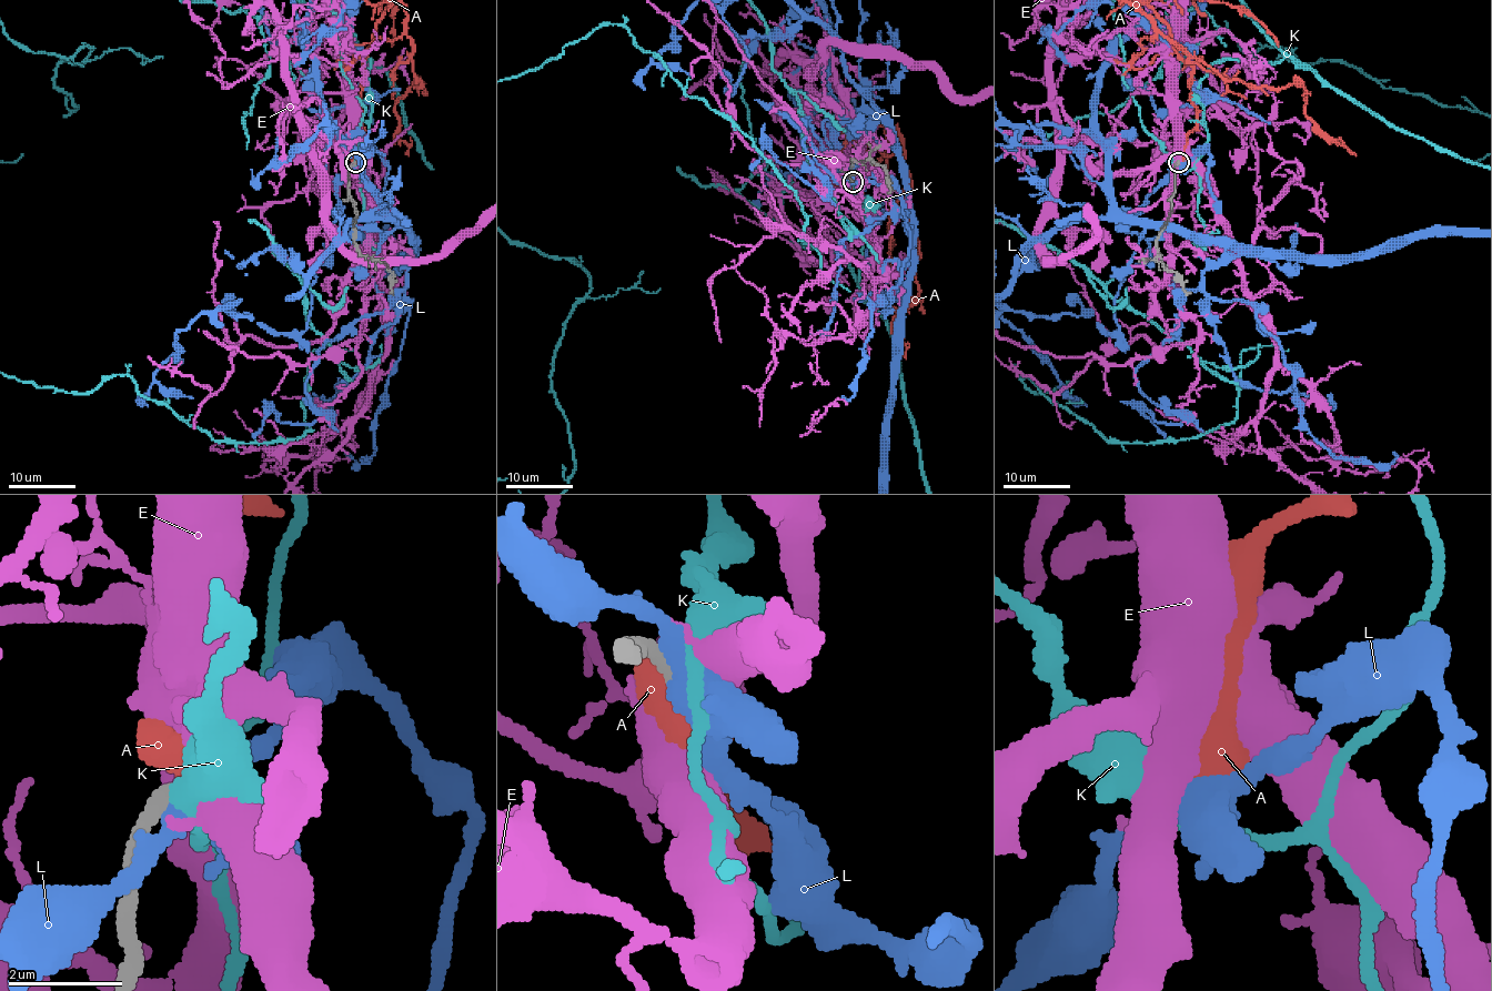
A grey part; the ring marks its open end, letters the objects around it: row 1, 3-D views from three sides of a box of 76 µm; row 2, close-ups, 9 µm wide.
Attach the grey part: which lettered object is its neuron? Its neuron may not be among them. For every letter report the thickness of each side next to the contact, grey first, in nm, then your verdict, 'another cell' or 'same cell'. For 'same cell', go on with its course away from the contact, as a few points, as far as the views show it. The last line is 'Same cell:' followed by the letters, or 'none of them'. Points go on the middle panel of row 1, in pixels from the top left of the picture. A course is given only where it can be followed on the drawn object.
A: 360/500 nm | same cell
E: 360/500 nm | another cell
K: 400/400 nm | another cell
L: 400/480 nm | another cell
Same cell: A

